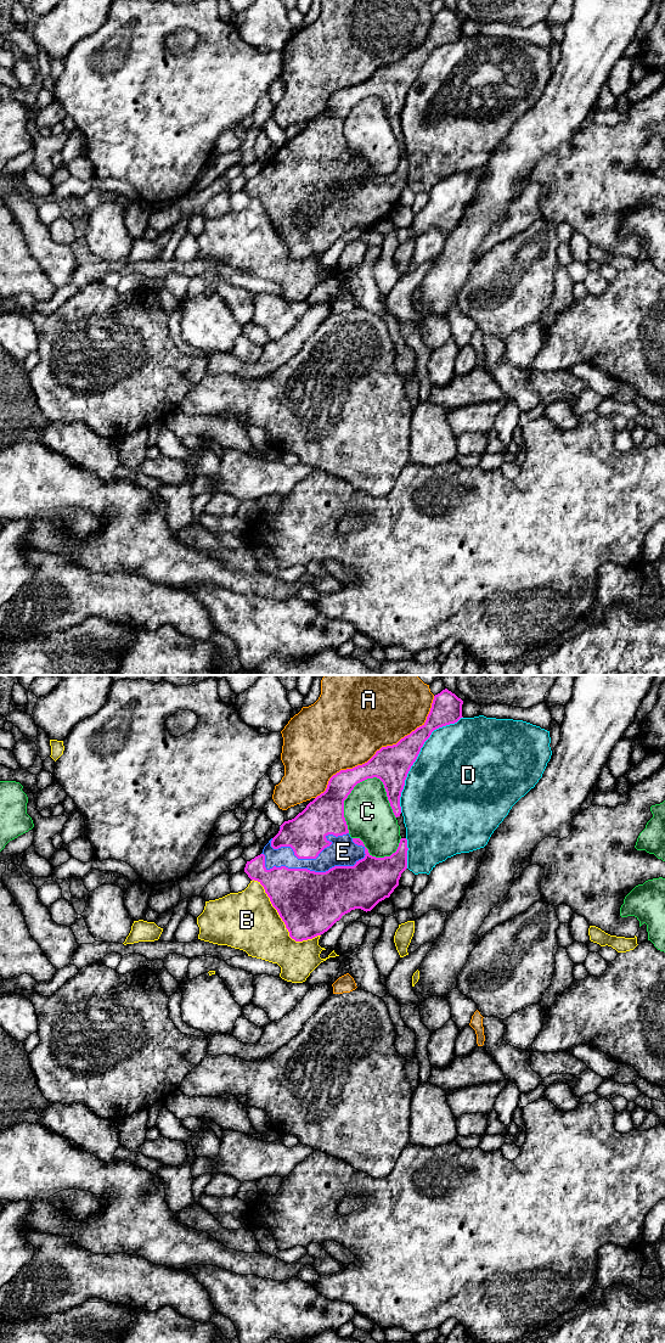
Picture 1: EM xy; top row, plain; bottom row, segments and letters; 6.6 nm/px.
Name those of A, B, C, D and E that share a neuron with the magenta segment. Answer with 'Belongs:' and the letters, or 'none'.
Belongs: E

